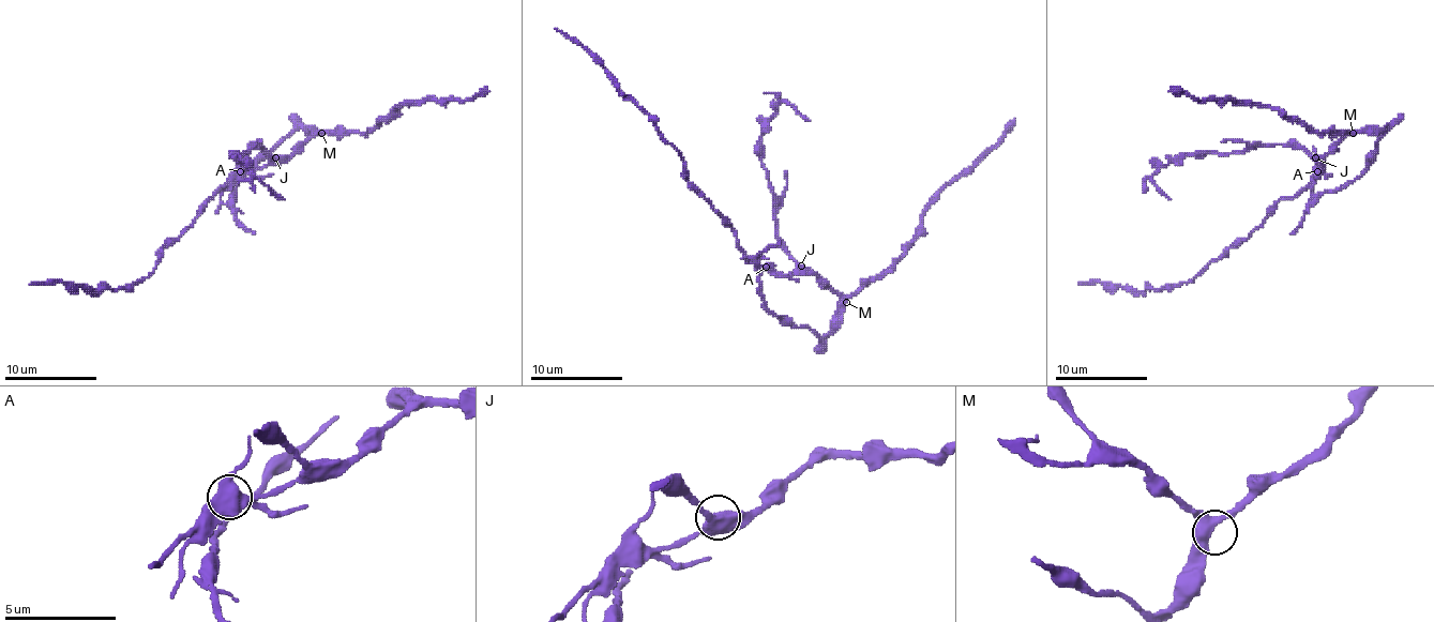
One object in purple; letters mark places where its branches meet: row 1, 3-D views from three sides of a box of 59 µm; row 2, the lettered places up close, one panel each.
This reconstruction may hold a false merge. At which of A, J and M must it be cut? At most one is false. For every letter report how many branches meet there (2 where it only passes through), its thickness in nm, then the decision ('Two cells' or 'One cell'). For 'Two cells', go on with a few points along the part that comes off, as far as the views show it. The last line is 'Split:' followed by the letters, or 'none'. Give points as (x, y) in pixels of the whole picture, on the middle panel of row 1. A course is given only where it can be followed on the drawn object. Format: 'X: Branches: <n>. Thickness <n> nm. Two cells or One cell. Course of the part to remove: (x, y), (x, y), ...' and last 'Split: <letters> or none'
A: Branches: 3. Thickness 600 nm. Two cells. Course of the part to remove: (766, 268), (759, 268), (745, 254), (729, 224), (688, 180), (685, 162), (647, 114), (587, 51), (555, 29)
J: Branches: 3. Thickness 360 nm. One cell
M: Branches: 3. Thickness 420 nm. One cell
Split: A

